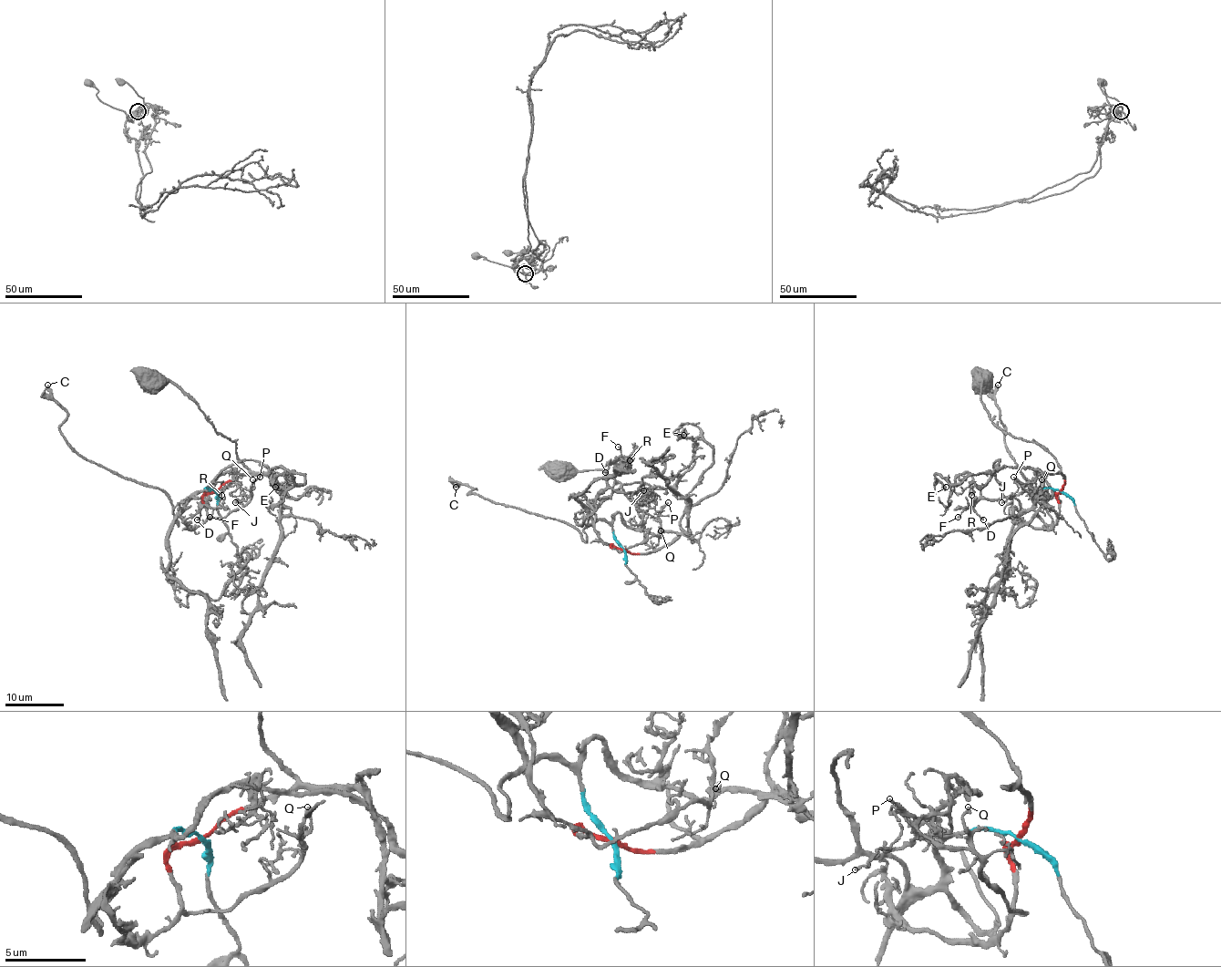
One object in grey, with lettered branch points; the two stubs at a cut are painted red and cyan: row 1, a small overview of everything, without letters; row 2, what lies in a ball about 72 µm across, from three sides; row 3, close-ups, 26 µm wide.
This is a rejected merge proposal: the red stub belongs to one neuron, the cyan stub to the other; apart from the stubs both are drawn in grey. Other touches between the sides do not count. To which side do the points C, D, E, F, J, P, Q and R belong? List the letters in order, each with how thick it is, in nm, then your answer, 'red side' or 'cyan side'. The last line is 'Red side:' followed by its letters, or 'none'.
C: calibre 320 nm; cyan side
D: calibre 200 nm; cyan side
E: calibre 190 nm; red side
F: calibre 140 nm; cyan side
J: calibre 150 nm; cyan side
P: calibre 150 nm; red side
Q: calibre 170 nm; red side
R: calibre 190 nm; cyan side
Red side: E, P, Q

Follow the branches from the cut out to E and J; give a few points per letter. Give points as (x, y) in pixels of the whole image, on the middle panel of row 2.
E: (622, 549), (646, 553), (681, 531), (687, 493), (713, 461), (713, 448), (699, 429), (685, 423), (684, 435)
J: (622, 549), (614, 534), (612, 517), (619, 512), (629, 527), (639, 525), (655, 496), (643, 490)

